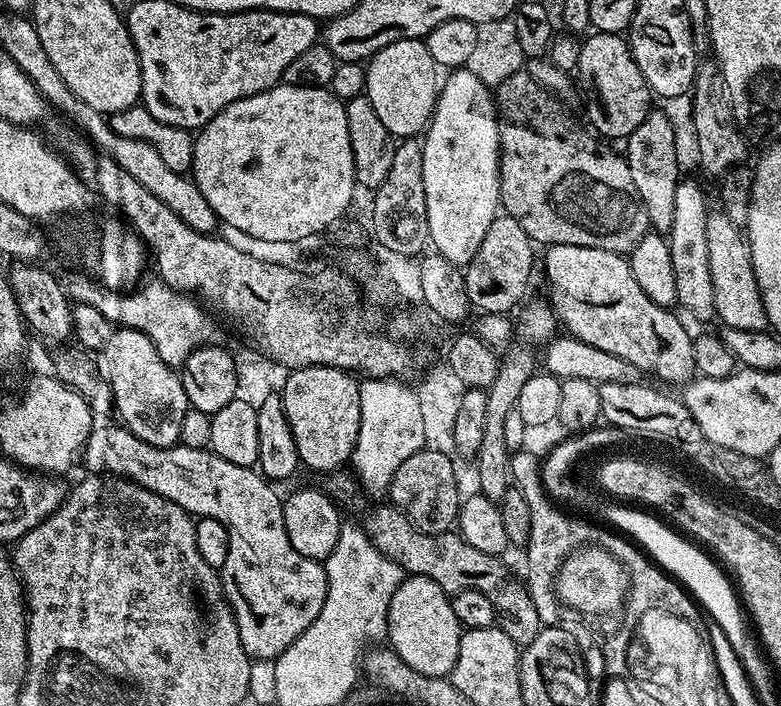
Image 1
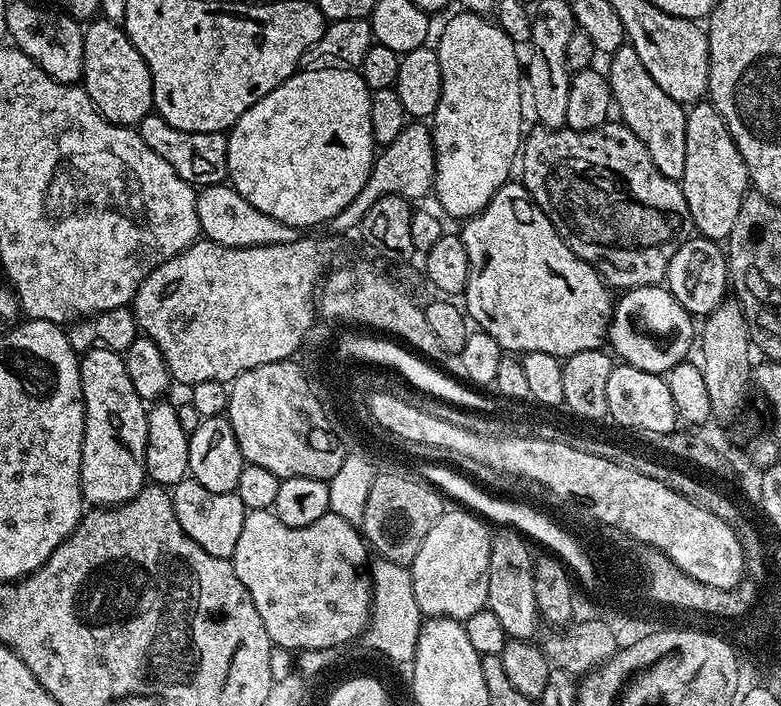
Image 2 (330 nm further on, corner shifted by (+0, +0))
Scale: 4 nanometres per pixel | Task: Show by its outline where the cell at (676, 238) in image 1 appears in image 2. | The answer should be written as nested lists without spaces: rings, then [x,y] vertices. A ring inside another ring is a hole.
[[[697,102],[687,109],[686,170],[678,182],[690,206],[692,227],[699,235],[717,242],[727,241],[742,206],[742,198],[750,191],[746,162],[716,107],[711,102]]]

